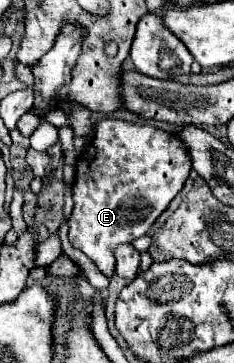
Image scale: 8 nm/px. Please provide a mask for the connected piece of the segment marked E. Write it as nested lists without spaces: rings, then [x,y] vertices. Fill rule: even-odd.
[[[102,119],[94,125],[94,137],[84,153],[76,161],[76,179],[72,185],[74,209],[70,215],[70,243],[88,255],[94,265],[106,277],[114,275],[114,249],[122,243],[132,243],[134,239],[148,233],[154,221],[162,215],[168,203],[178,195],[190,171],[190,159],[182,147],[182,143],[152,125],[130,123],[122,119]]]

